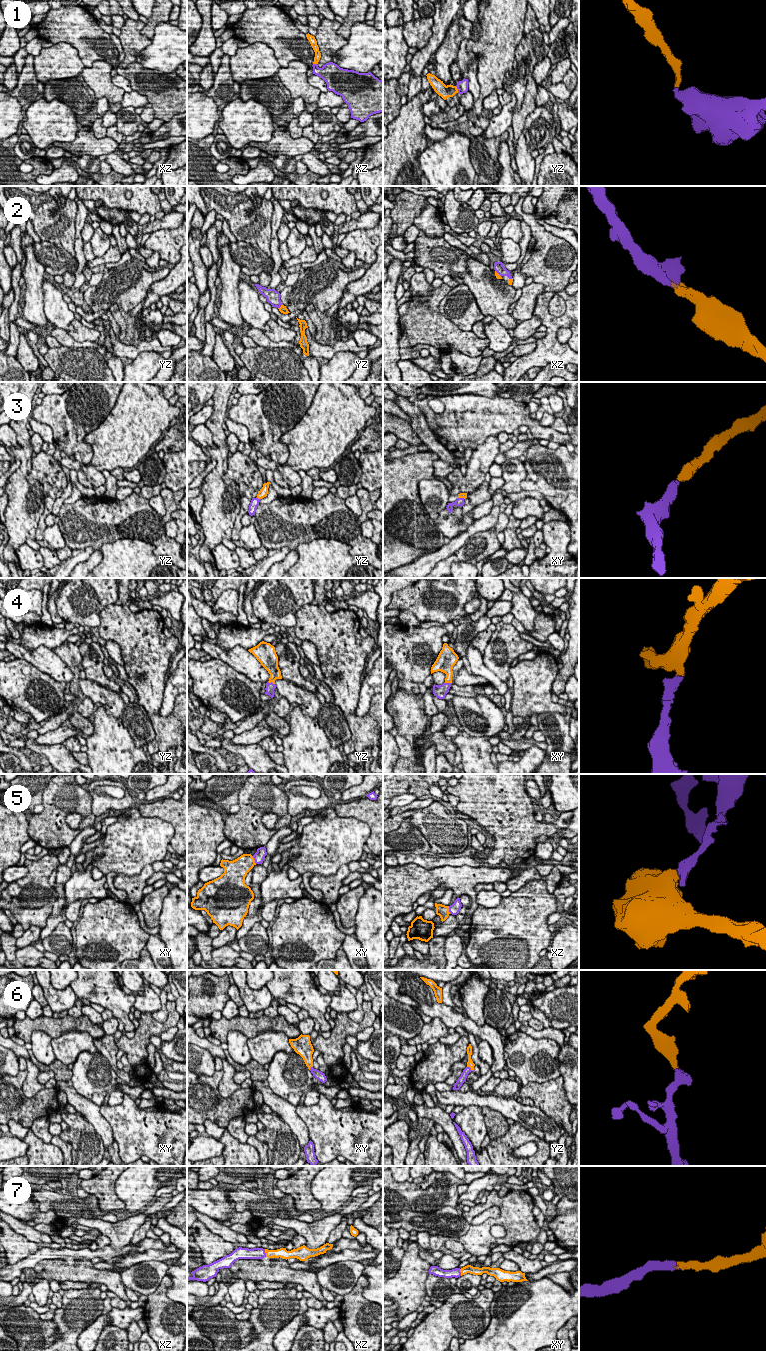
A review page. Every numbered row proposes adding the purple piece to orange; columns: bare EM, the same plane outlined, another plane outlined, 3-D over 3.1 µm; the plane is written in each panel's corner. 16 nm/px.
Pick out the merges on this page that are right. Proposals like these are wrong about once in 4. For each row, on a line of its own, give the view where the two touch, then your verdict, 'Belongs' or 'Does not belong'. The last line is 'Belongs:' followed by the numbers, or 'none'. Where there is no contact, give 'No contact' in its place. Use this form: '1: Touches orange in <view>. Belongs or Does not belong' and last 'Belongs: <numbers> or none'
1: Touches orange in yz. Does not belong
2: Touches orange in yz. Belongs
3: Touches orange in yz. Belongs
4: Touches orange in xy. Belongs
5: Touches orange in xy. Does not belong
6: Touches orange in yz. Belongs
7: Touches orange in xz. Belongs
Belongs: 2, 3, 4, 6, 7

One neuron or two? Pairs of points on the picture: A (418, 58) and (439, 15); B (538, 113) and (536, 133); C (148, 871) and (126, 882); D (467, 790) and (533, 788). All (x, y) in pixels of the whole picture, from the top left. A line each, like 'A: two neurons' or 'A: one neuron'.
A: one neuron
B: one neuron
C: one neuron
D: two neurons

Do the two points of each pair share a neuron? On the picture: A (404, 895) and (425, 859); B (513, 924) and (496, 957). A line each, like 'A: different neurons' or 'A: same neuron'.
A: different neurons
B: same neuron

